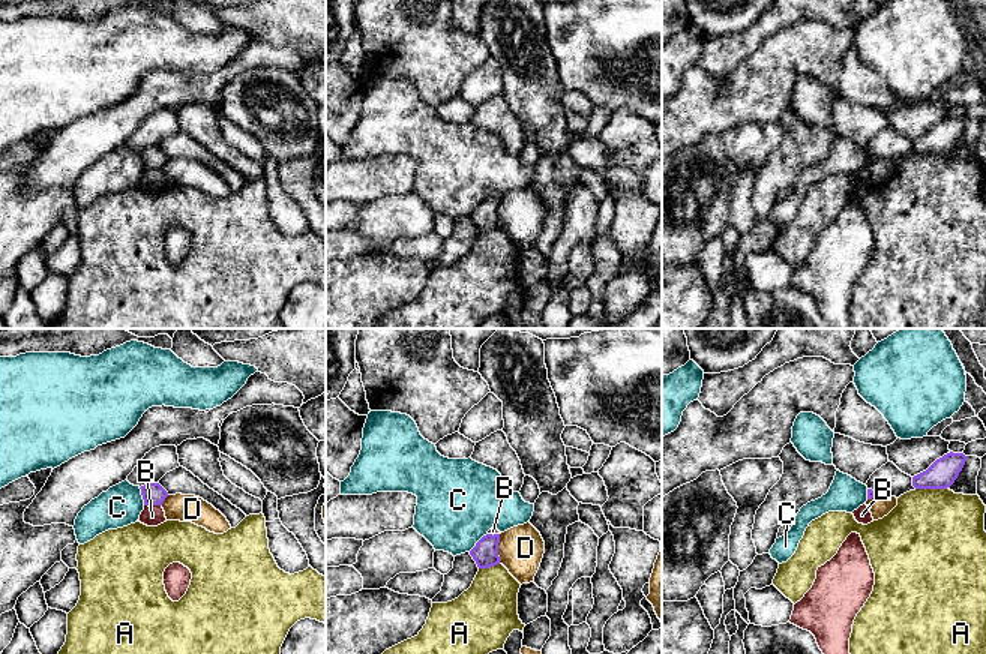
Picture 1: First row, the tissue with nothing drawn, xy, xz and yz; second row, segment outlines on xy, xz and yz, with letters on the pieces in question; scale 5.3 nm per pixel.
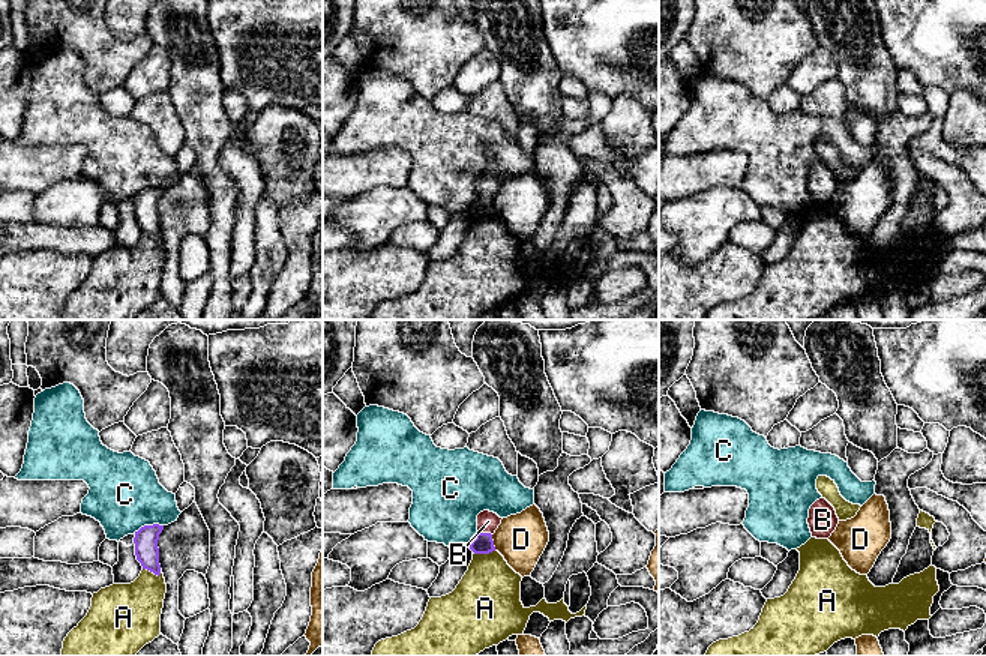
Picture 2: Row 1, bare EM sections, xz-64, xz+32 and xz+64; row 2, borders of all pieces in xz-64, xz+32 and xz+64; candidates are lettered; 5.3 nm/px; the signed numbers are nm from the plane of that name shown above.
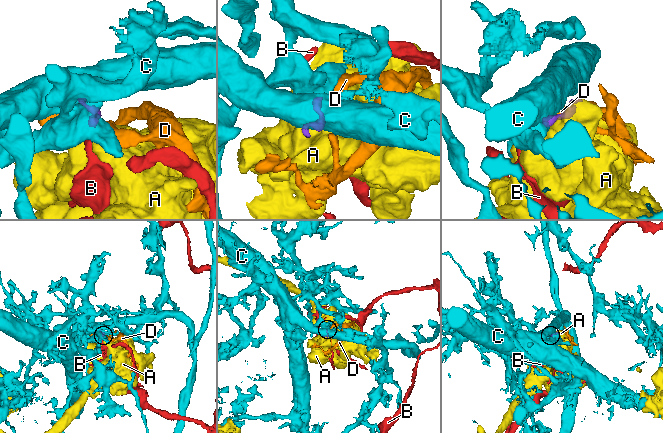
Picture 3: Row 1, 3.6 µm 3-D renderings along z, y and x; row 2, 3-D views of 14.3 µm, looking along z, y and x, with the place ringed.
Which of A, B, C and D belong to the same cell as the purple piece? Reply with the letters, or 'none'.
none

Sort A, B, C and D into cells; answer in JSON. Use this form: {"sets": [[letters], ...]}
{"sets": [["A"], ["B"], ["C"], ["D"]]}

